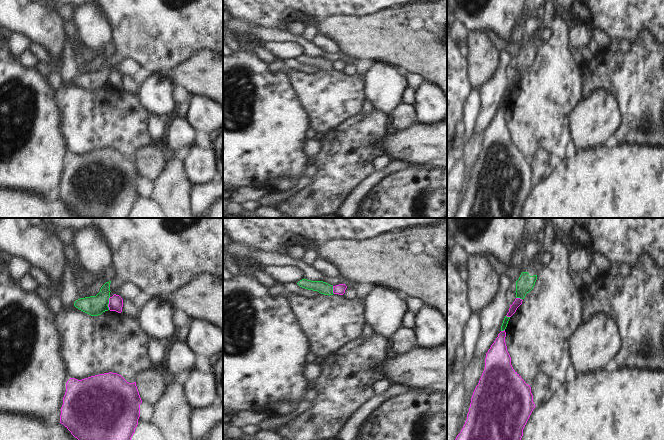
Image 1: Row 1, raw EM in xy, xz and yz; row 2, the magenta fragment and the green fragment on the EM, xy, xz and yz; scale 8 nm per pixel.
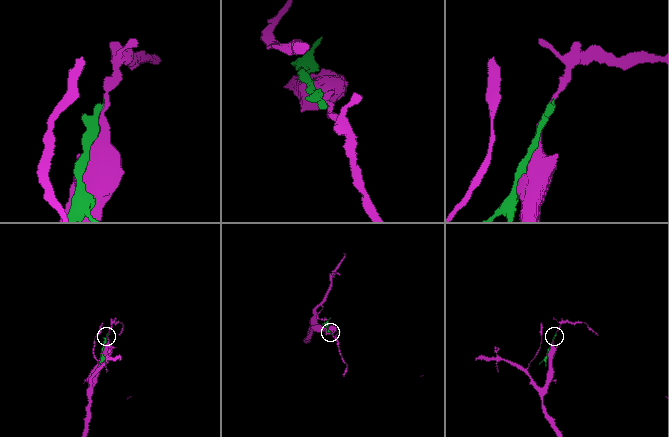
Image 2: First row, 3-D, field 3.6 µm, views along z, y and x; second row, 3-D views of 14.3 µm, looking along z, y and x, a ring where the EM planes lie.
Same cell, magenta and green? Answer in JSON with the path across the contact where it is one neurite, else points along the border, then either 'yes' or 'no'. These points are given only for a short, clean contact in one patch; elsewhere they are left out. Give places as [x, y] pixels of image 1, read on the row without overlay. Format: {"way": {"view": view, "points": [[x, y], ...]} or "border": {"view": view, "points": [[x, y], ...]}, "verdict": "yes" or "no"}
{"verdict": "no"}

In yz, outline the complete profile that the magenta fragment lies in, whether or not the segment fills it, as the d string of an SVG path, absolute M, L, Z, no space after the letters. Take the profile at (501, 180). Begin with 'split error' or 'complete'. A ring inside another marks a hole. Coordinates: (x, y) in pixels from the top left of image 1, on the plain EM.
complete; M505 106L501 107L486 129L485 145L473 168L466 198L454 218L520 218L523 212L523 205L536 181L530 161L525 159L511 141L505 113Z

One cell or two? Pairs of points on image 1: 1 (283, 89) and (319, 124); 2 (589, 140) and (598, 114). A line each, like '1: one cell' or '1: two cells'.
1: two cells
2: one cell

